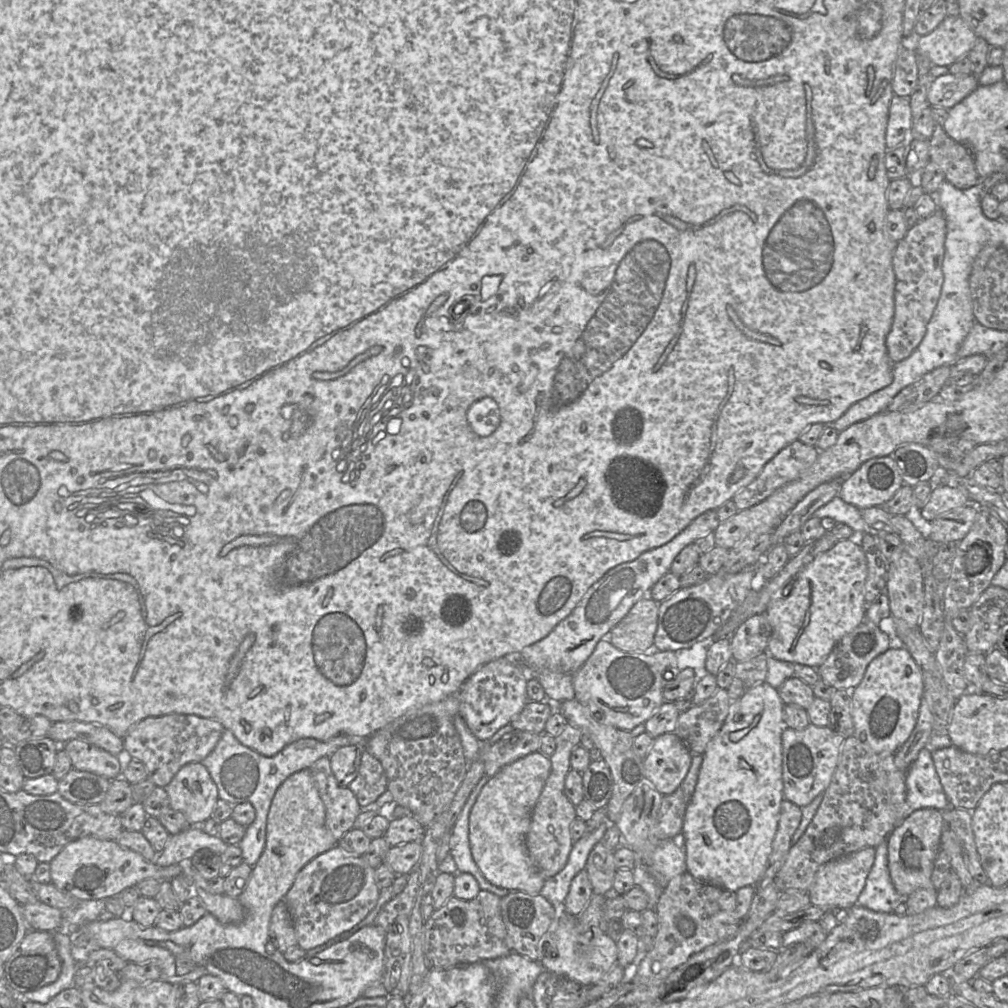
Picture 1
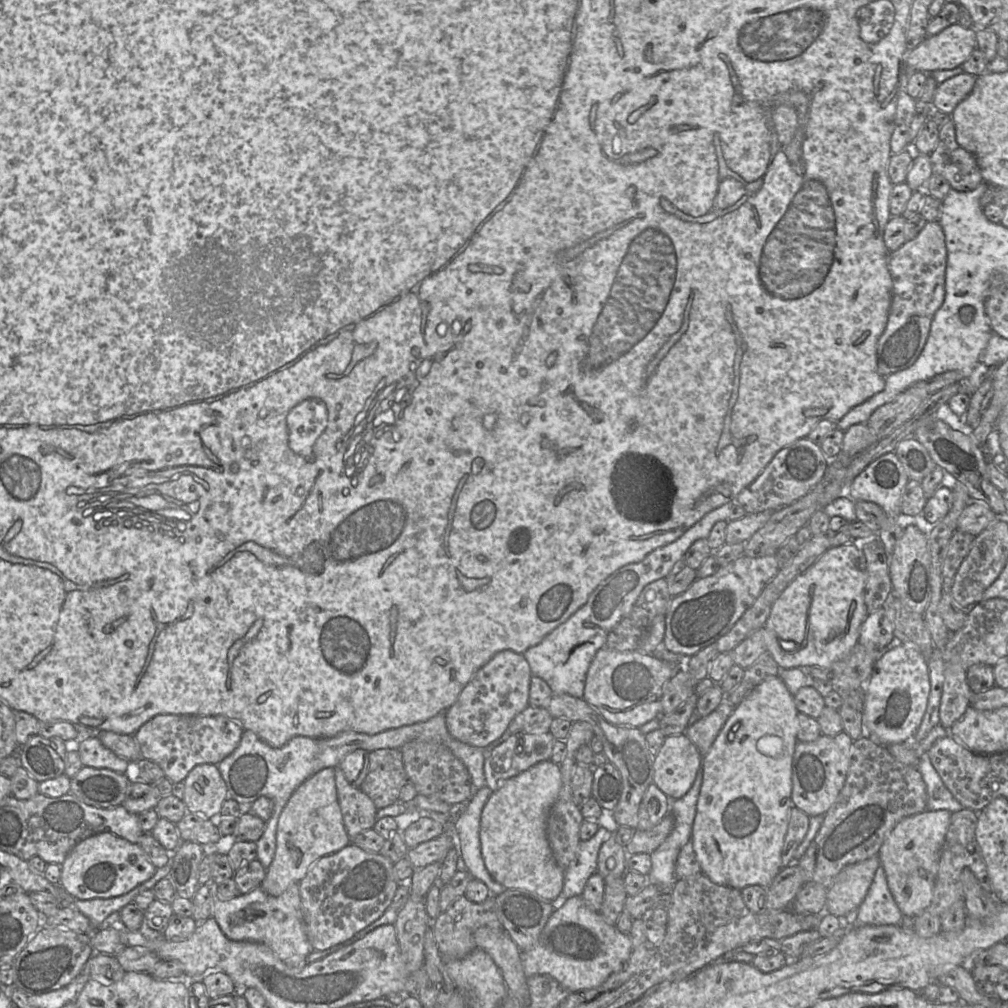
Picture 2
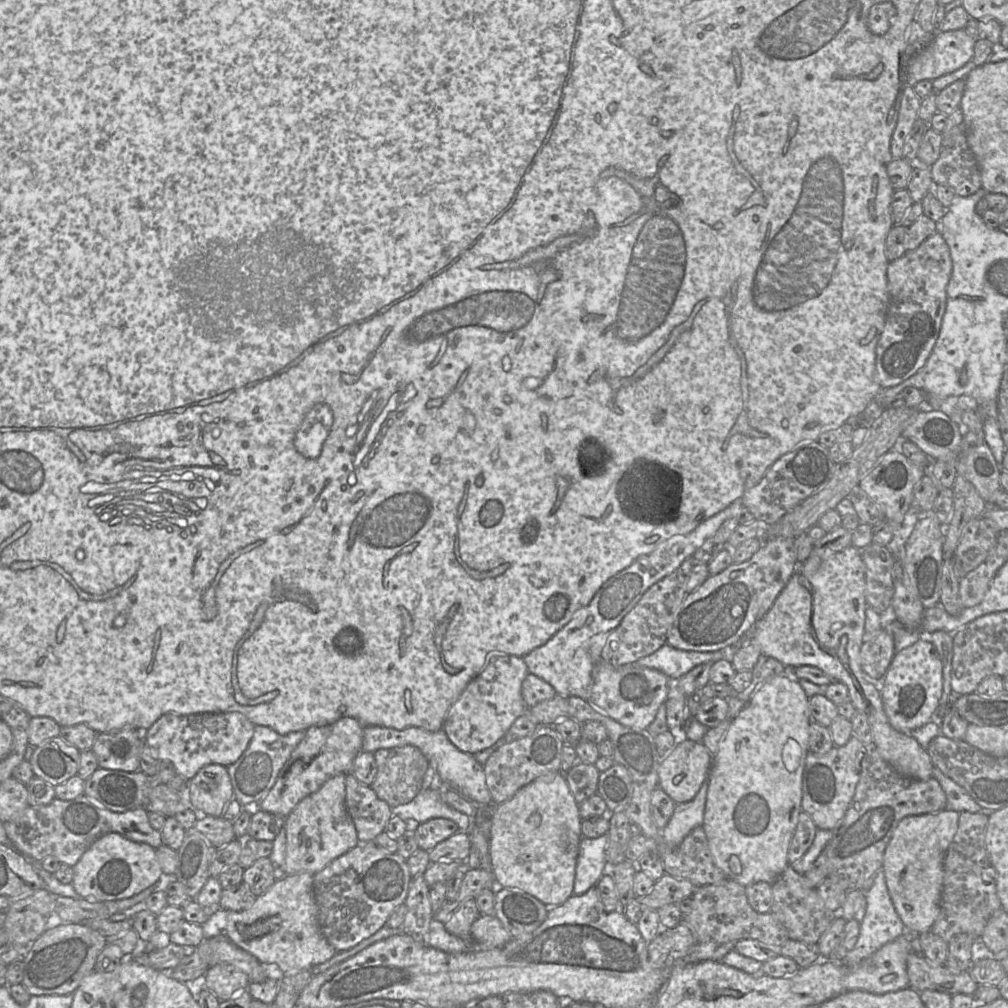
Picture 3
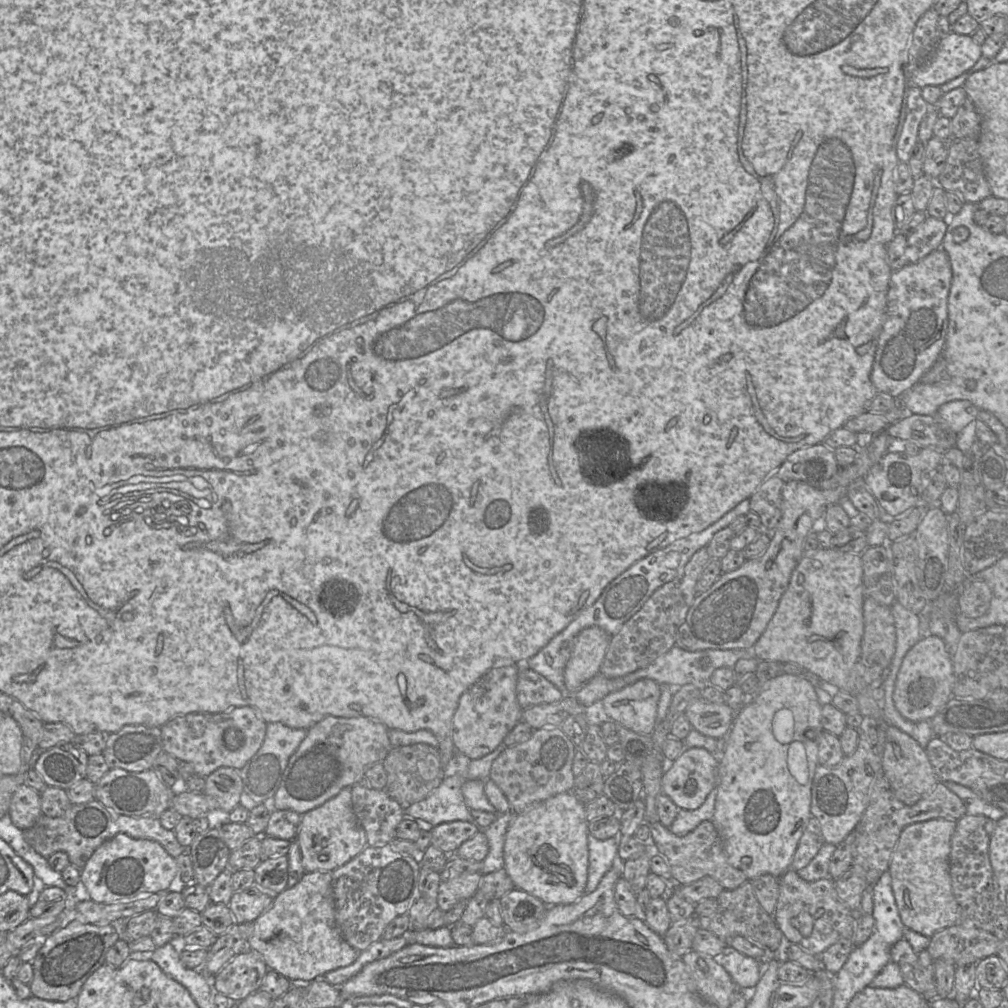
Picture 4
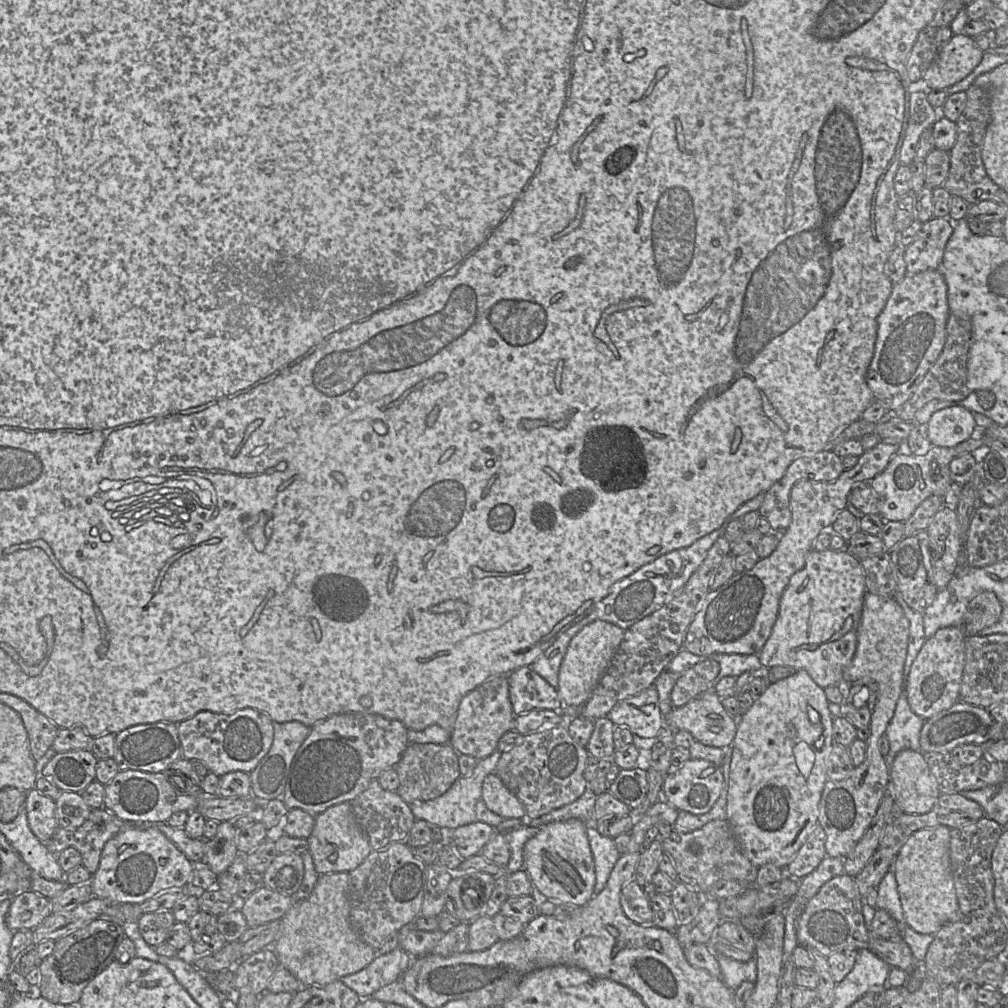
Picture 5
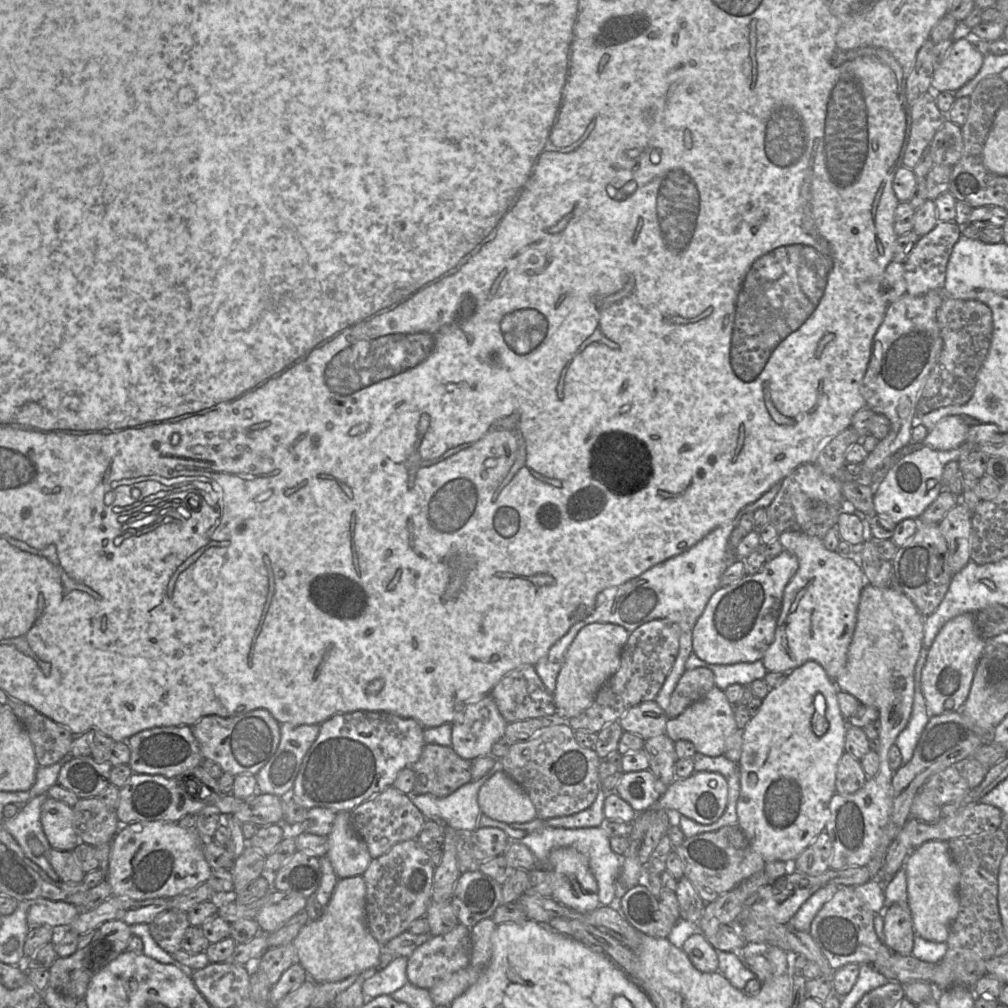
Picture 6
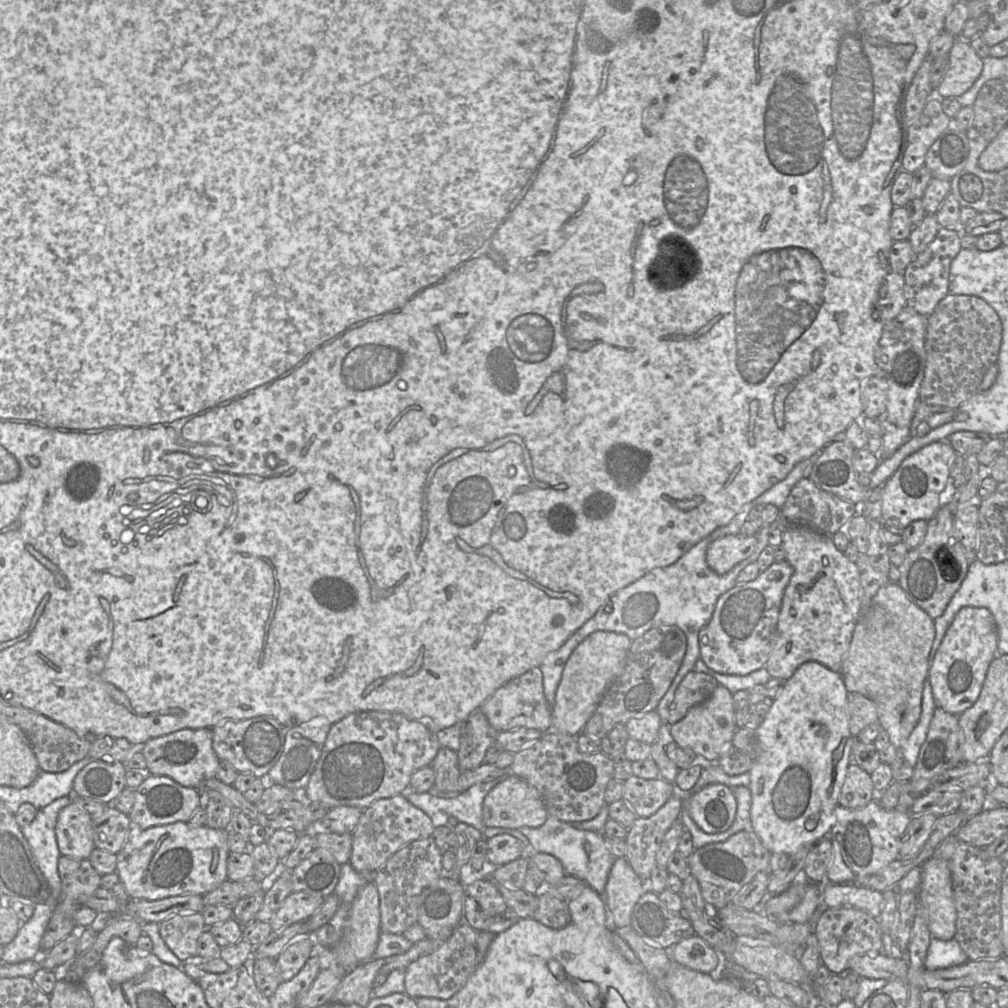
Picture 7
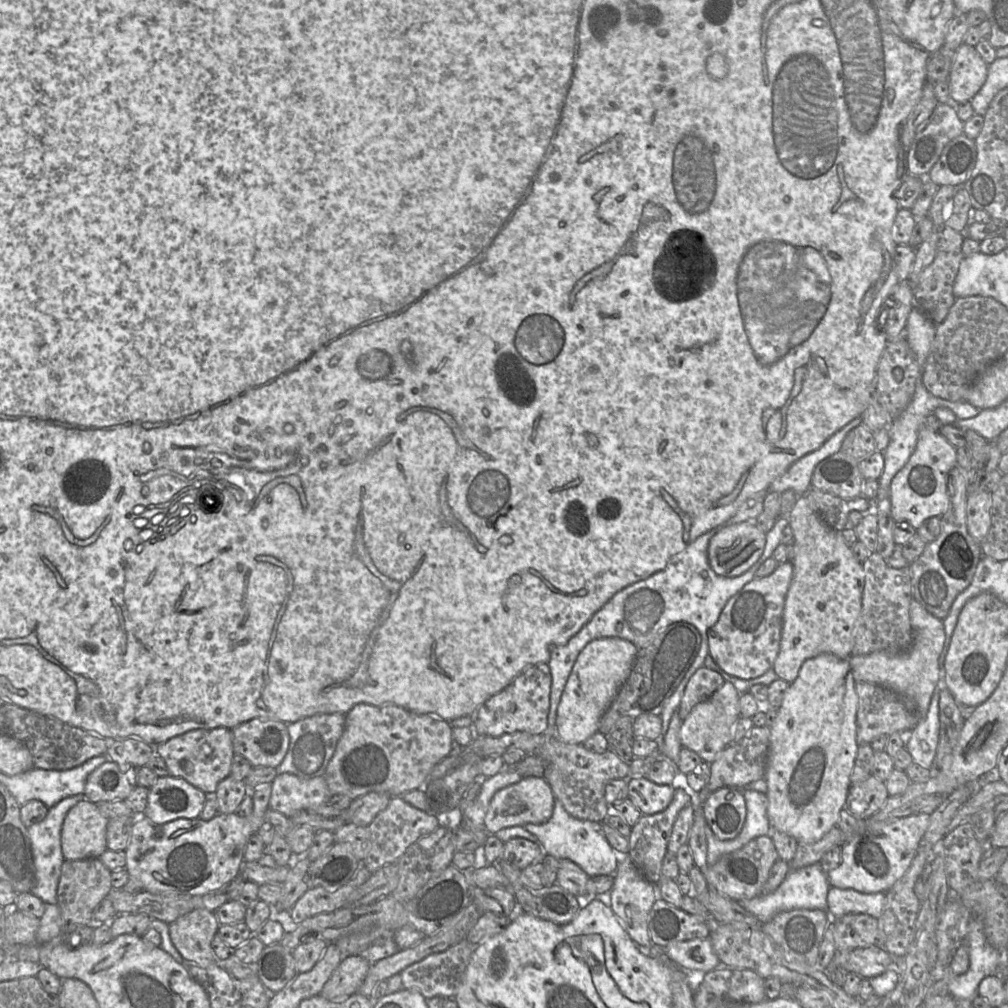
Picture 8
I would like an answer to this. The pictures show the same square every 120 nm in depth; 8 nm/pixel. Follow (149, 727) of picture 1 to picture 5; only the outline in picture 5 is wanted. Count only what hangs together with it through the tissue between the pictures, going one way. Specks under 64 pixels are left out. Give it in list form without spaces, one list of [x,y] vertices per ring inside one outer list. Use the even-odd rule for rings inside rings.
[[[242,709],[234,713],[202,711],[192,718],[177,724],[182,755],[186,760],[201,761],[211,773],[223,776],[230,772],[252,772],[268,753],[274,738],[273,721],[263,712],[255,709]]]

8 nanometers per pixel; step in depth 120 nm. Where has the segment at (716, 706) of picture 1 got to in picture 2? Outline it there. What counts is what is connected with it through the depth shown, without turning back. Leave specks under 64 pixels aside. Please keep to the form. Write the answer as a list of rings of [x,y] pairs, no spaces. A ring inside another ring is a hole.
[[[723,692],[723,700],[713,712],[705,717],[701,717],[697,722],[688,725],[686,728],[684,734],[703,756],[710,750],[714,740],[735,707],[729,700],[724,700]]]

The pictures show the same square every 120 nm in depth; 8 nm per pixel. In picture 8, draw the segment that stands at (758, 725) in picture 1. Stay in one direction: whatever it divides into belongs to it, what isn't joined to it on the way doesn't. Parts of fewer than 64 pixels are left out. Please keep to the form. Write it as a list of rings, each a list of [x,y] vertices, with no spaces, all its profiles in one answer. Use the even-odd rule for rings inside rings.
[[[821,653],[816,657],[803,662],[798,677],[792,682],[784,696],[775,721],[770,727],[769,754],[764,779],[767,783],[766,796],[768,799],[767,815],[771,825],[771,831],[777,830],[793,838],[798,843],[813,843],[823,837],[834,826],[838,825],[840,811],[845,807],[851,785],[850,777],[854,768],[855,758],[858,751],[856,715],[858,708],[858,695],[849,659],[840,659],[831,653]]]

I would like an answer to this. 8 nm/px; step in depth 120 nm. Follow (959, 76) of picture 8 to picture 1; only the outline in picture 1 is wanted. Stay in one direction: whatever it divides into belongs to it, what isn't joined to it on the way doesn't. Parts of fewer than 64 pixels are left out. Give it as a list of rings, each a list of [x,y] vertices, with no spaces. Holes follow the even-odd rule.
[[[947,15],[932,32],[915,37],[915,52],[927,56],[933,65],[949,67],[968,56],[976,38],[961,16]]]

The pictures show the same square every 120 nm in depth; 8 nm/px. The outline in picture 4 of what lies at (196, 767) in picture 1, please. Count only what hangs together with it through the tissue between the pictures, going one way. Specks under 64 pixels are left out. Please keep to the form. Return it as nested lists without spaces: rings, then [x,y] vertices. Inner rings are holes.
[[[220,767],[205,778],[203,793],[214,799],[219,809],[228,814],[240,805],[243,792],[239,769]]]

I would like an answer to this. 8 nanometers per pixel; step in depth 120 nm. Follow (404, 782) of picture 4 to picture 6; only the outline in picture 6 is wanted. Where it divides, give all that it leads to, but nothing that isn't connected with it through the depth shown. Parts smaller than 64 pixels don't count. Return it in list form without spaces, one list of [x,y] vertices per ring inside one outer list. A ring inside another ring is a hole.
[[[426,744],[419,760],[411,768],[416,774],[415,784],[411,794],[429,794],[436,797],[446,797],[462,785],[471,782],[471,761],[461,758],[452,747],[437,744]]]

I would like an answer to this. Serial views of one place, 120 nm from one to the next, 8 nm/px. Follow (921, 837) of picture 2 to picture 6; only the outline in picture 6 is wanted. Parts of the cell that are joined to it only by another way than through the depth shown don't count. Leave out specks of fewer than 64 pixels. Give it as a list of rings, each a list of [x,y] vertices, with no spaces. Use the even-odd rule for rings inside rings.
[[[941,840],[924,842],[909,854],[904,869],[907,877],[908,908],[915,933],[929,941],[946,942],[960,904],[960,870],[951,856],[949,843]]]

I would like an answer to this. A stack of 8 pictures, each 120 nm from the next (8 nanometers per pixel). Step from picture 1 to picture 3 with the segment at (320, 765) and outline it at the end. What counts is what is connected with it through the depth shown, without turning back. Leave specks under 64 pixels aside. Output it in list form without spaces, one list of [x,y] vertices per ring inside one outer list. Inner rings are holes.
[[[351,773],[345,775],[346,806],[355,824],[359,842],[373,842],[384,832],[392,817],[392,808],[375,791],[357,780]]]

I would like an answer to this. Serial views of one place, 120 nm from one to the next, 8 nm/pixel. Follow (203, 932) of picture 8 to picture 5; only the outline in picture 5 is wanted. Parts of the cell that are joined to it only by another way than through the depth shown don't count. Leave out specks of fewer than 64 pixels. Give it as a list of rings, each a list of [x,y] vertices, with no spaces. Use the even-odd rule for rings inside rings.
[[[161,910],[142,914],[137,924],[146,943],[156,947],[167,941],[175,922],[171,911]]]

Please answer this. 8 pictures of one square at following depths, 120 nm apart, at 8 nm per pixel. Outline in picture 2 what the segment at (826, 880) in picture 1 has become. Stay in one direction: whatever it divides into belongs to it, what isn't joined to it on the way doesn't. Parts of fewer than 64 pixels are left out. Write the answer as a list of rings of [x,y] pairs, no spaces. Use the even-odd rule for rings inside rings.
[[[875,855],[846,866],[827,890],[825,911],[843,919],[850,911],[858,909],[880,865],[879,855]]]

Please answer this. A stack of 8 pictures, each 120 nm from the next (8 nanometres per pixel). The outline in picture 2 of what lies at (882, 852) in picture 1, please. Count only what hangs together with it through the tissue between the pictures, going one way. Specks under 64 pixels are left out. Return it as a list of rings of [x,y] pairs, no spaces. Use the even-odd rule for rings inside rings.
[[[880,865],[865,899],[858,907],[855,926],[900,925],[902,916],[903,914],[889,889],[885,870]]]

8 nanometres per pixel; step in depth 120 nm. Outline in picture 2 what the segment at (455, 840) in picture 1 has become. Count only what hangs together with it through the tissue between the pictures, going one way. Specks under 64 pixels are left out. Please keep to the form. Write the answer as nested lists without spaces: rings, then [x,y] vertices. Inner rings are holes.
[[[484,786],[470,798],[465,811],[457,819],[453,819],[460,840],[461,857],[466,870],[473,878],[484,883],[491,895],[500,895],[507,888],[495,881],[488,872],[481,853],[480,819],[482,810],[492,794],[488,786]]]

